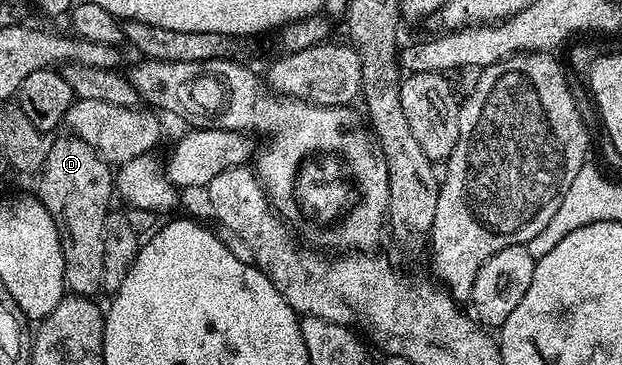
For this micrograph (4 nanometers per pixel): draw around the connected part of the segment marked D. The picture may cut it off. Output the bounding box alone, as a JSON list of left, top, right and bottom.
[36,134,116,297]

